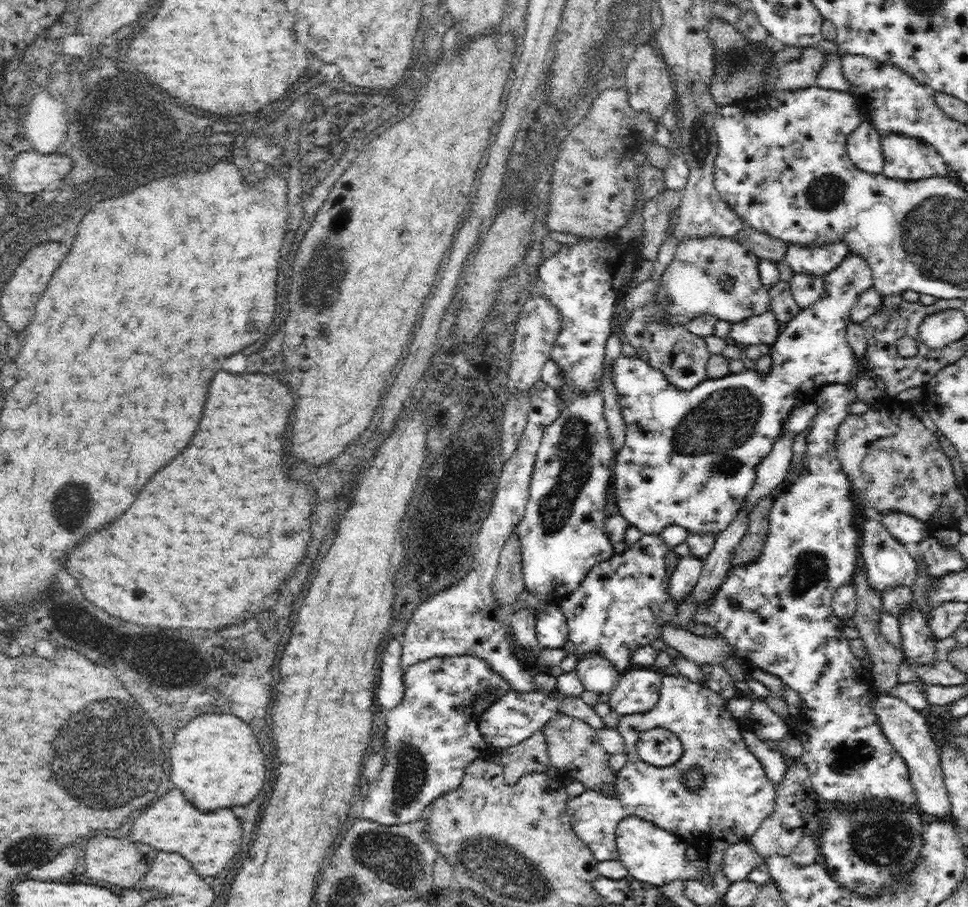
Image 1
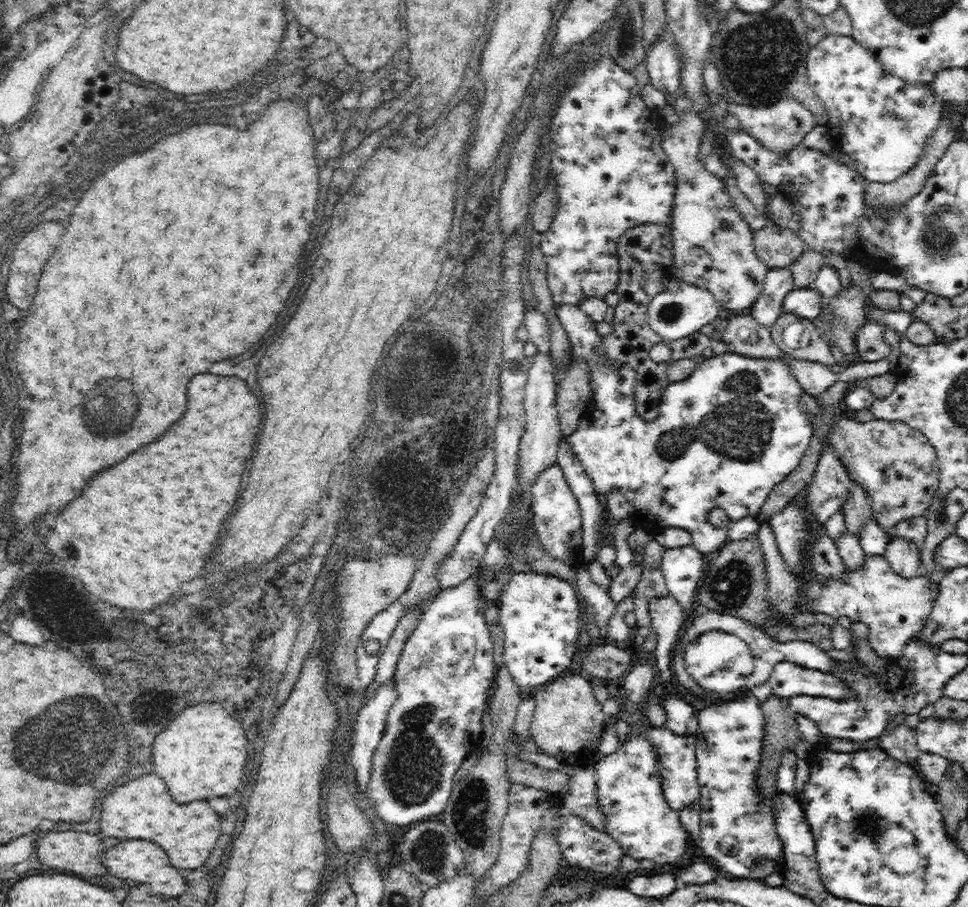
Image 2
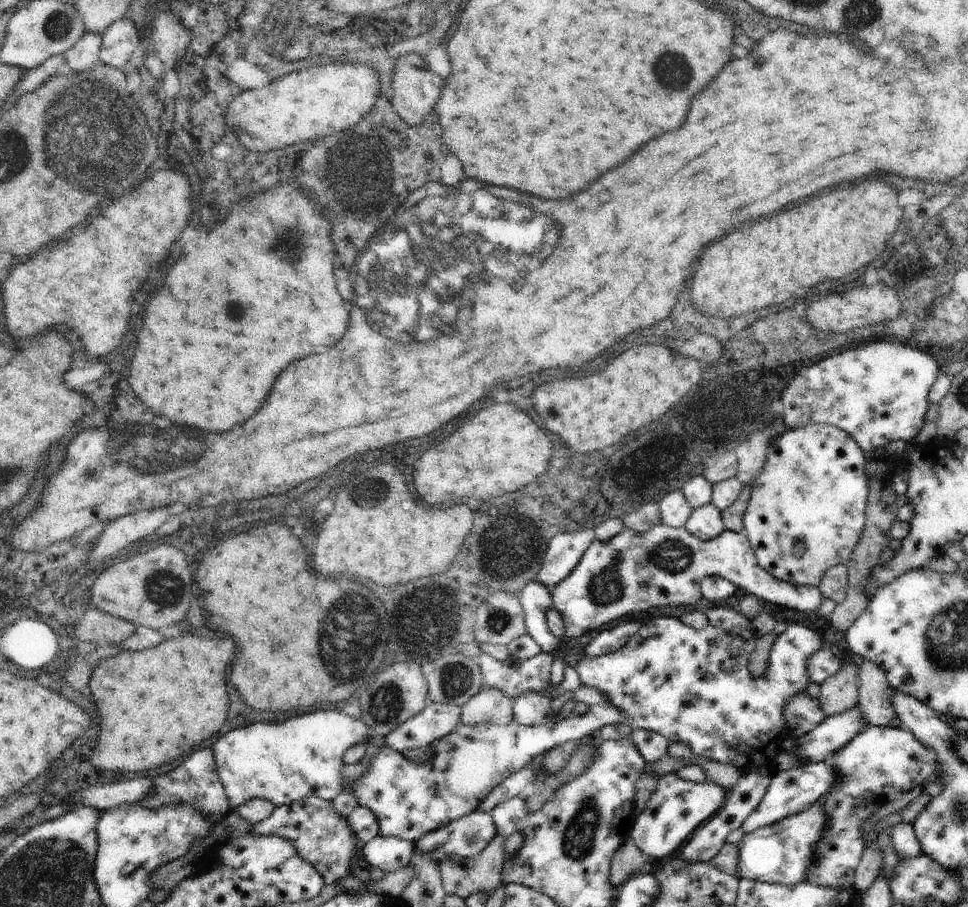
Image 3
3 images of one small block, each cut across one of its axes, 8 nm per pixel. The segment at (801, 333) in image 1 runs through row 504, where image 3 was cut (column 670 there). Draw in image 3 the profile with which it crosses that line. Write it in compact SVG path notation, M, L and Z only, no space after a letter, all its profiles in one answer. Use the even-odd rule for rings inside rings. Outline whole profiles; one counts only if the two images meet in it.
M653 618L647 620L641 630L637 630L637 634L631 636L617 652L599 658L581 658L575 664L575 672L579 674L581 686L601 690L611 706L623 710L623 714L631 720L629 726L633 730L659 732L671 744L687 742L691 752L699 758L731 764L737 766L741 774L751 774L753 770L765 766L773 768L773 760L781 752L781 740L787 738L787 724L783 718L785 702L789 702L795 694L807 692L811 684L805 668L807 660L811 654L825 648L821 634L793 624L775 638L765 672L753 680L747 670L747 660L755 650L755 642L755 632L743 626L727 632L707 624L703 630L695 630L675 618Z

